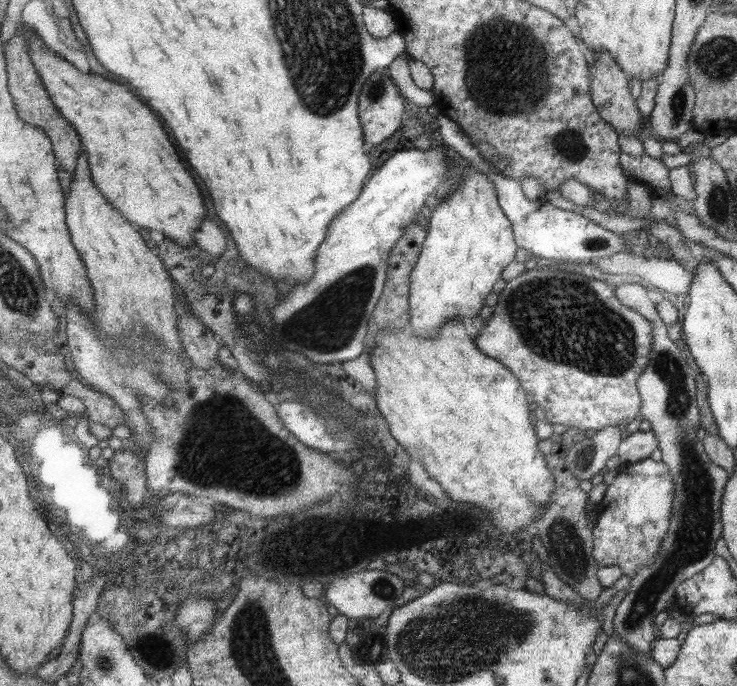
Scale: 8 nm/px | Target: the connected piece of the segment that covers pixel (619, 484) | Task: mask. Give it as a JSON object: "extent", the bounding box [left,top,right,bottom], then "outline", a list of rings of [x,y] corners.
{"extent":[590,457,672,578],"outline":[[[643,457],[639,462],[619,466],[615,479],[596,504],[598,514],[591,529],[593,536],[590,554],[597,568],[617,565],[621,574],[631,578],[637,575],[639,567],[651,563],[661,549],[665,533],[669,532],[672,502],[672,476],[665,463]]]}

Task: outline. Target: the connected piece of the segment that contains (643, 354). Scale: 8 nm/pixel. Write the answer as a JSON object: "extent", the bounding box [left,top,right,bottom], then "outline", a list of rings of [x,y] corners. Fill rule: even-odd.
{"extent":[477,270,653,430],"outline":[[[529,270],[519,274],[505,284],[505,288],[498,294],[497,304],[493,307],[493,315],[486,319],[487,323],[477,333],[477,346],[485,355],[497,359],[519,380],[521,388],[533,396],[534,405],[545,413],[545,420],[551,424],[563,424],[567,428],[586,430],[601,430],[605,427],[619,427],[621,421],[627,421],[628,428],[632,428],[640,420],[641,400],[639,388],[636,386],[637,377],[645,370],[649,360],[649,349],[652,348],[653,332],[647,318],[643,318],[637,311],[622,304],[613,290],[599,280],[589,280],[579,274],[567,274],[557,270]]]}

